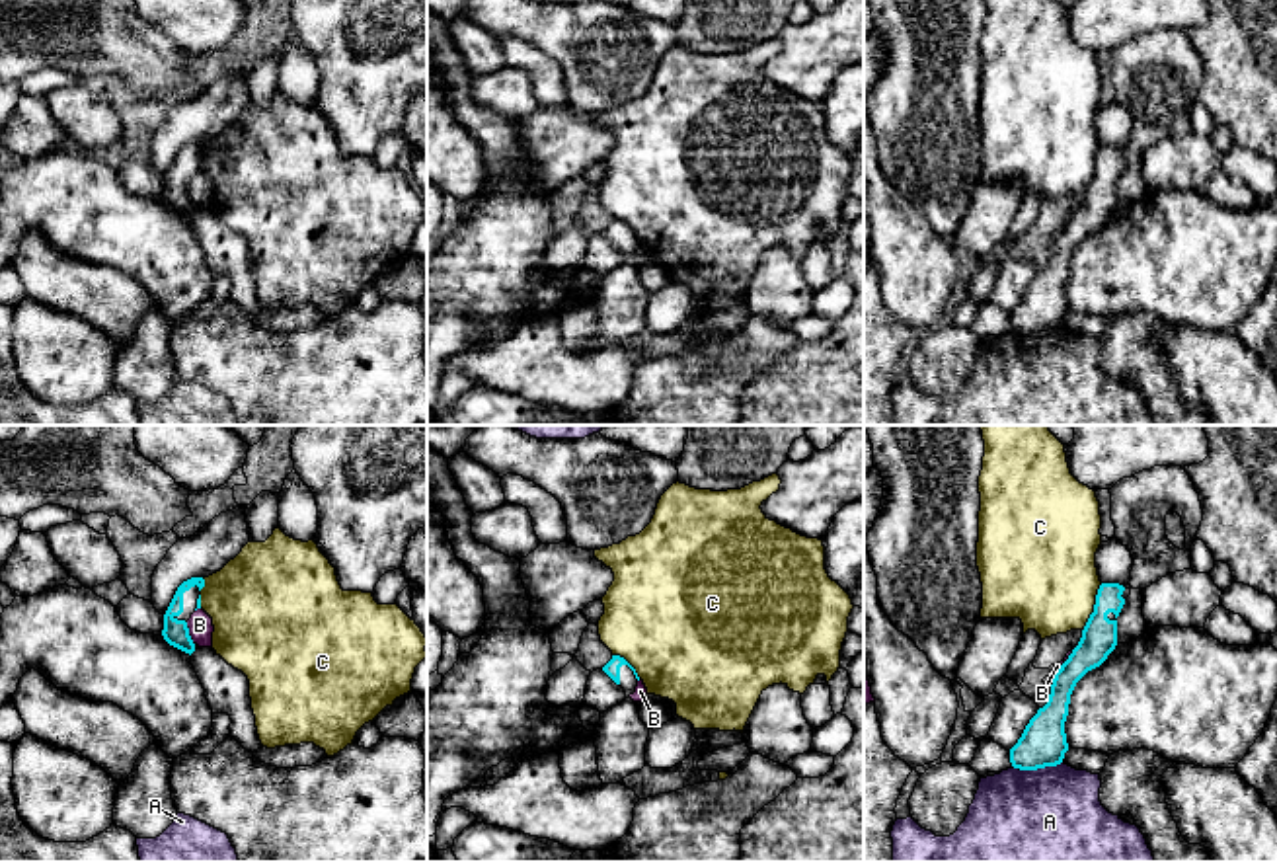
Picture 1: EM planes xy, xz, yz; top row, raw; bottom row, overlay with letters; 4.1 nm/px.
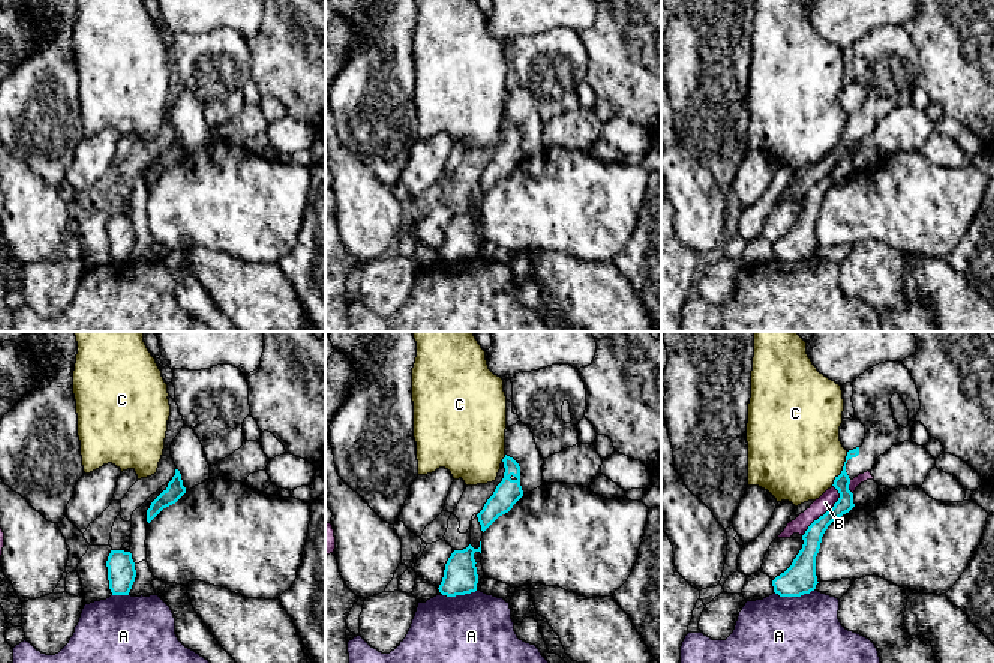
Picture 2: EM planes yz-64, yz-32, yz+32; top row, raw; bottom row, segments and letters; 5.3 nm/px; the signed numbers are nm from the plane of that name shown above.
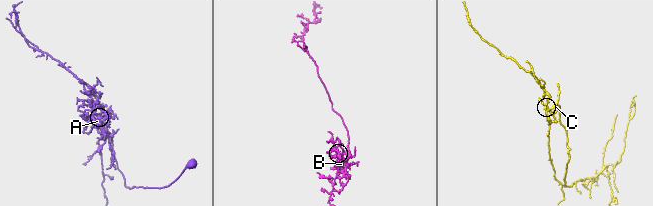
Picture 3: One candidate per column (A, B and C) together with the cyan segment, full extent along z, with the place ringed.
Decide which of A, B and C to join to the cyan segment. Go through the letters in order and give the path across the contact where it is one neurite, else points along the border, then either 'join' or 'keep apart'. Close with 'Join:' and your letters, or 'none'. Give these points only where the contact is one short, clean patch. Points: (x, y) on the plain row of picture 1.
A: keep apart
B: keep apart
C: border yz (1102, 147), (1094, 174), (1083, 194); keep apart
Join: none

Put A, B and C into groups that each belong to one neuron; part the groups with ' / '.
A / B / C

